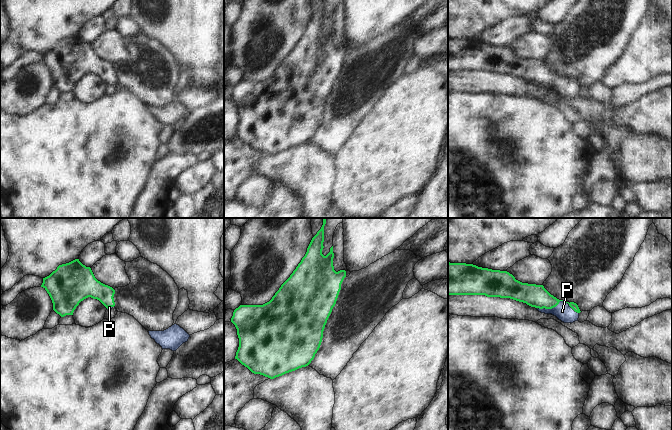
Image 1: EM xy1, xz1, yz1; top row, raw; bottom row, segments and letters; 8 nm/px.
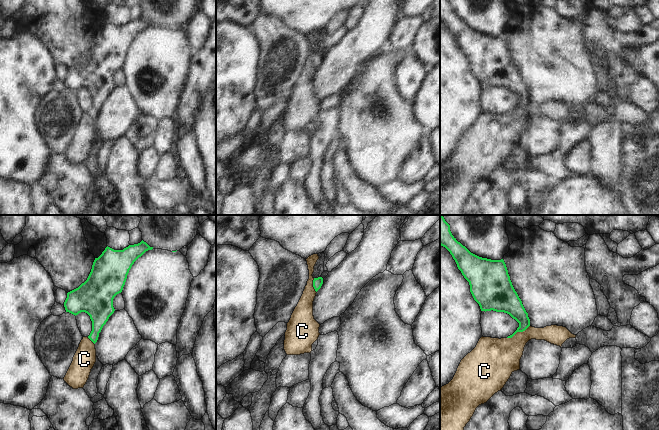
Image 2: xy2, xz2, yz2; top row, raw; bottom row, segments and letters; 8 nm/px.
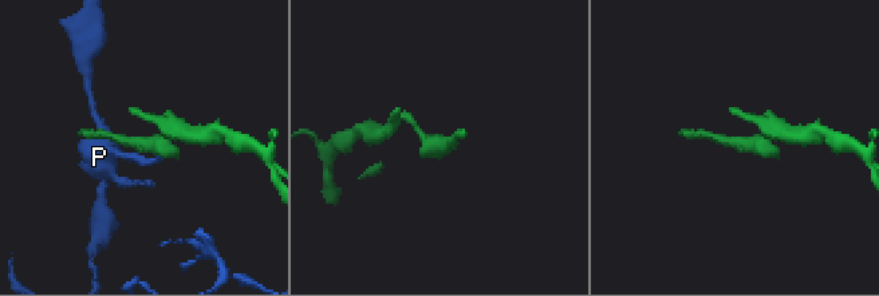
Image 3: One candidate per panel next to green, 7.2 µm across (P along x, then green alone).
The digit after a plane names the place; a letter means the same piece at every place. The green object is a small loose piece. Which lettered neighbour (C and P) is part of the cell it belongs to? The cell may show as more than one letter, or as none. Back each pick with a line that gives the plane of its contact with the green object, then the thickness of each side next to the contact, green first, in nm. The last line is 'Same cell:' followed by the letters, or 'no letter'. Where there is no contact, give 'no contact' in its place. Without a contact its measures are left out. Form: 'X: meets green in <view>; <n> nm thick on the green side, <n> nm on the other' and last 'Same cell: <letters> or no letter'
P: meets green in yz1; 180 nm thick on the green side, 140 nm on the other
Same cell: P

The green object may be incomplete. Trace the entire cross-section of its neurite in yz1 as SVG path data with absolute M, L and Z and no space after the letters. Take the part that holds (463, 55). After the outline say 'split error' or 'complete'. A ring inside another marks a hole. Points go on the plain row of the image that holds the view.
M448 38L448 71L510 74L552 90L564 99L578 97L581 88L576 79L557 75L543 61L522 59L507 47L466 39Z | split error

